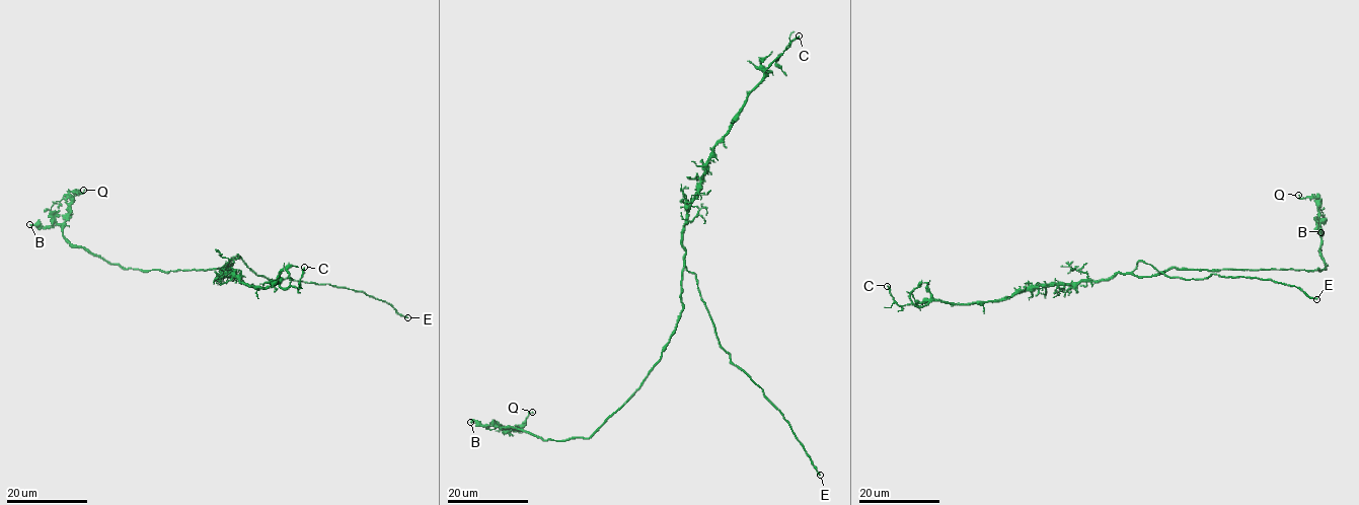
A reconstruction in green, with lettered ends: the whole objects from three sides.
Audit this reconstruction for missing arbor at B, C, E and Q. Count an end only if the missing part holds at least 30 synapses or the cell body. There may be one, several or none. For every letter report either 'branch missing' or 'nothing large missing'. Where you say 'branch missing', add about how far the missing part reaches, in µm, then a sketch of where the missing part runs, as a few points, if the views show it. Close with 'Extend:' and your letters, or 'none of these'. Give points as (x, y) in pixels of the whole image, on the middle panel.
B: nothing large missing
C: nothing large missing
E: branch missing; missing 25 µm
Q: nothing large missing
Extend: E

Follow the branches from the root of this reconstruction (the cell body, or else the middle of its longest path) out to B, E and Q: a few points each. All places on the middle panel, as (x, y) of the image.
B: (681, 310), (675, 333), (660, 360), (643, 383), (589, 437), (542, 440), (517, 428), (470, 422)
E: (681, 310), (681, 270), (685, 267), (695, 274), (720, 346), (780, 412), (820, 475)
Q: (681, 310), (660, 360), (589, 437), (542, 440), (517, 428), (501, 427), (516, 429), (532, 412)

